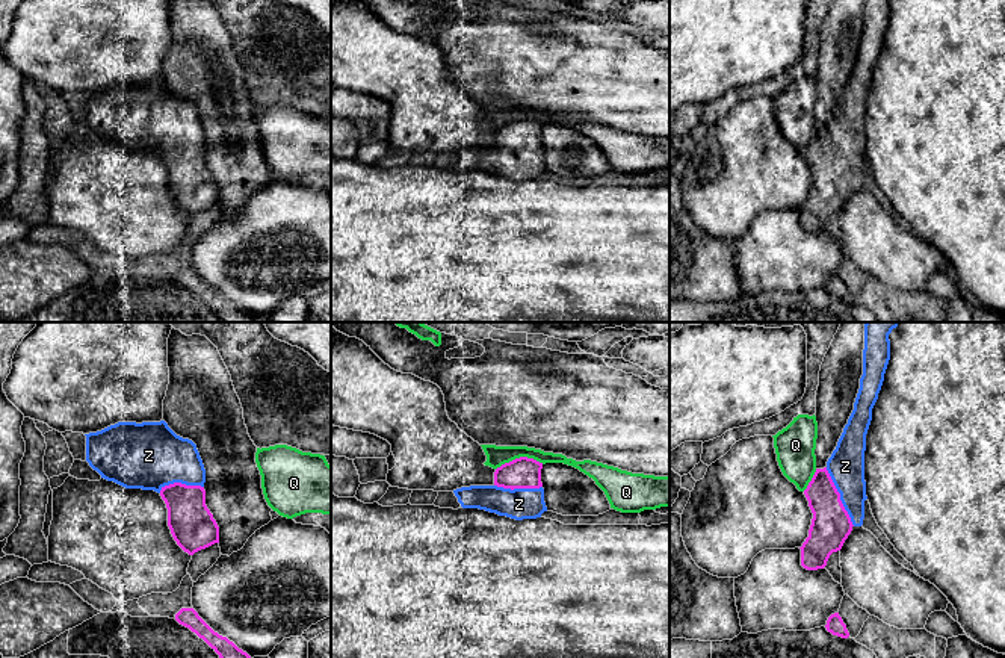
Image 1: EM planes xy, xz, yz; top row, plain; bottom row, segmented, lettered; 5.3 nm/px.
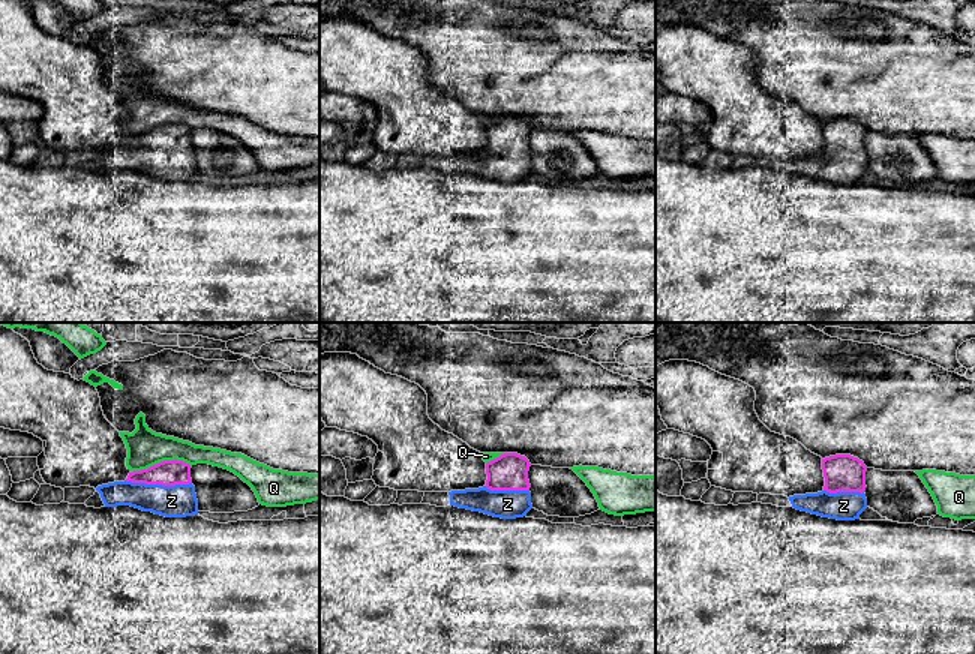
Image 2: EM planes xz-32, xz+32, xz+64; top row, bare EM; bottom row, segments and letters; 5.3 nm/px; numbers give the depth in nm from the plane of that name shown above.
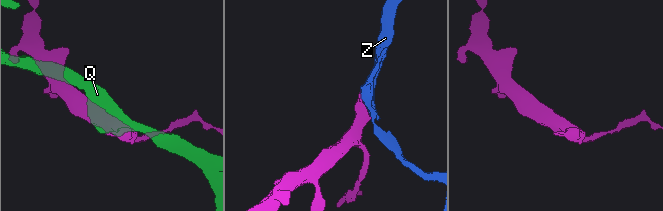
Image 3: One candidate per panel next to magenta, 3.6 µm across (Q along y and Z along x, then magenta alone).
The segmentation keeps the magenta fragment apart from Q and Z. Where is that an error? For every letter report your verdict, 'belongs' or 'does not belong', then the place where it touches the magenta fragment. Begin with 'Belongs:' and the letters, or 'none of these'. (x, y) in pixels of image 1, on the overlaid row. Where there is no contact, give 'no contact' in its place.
Belongs: Z
Q: does not belong; contact xz (520, 457)
Z: belongs; contact yz (839, 496)

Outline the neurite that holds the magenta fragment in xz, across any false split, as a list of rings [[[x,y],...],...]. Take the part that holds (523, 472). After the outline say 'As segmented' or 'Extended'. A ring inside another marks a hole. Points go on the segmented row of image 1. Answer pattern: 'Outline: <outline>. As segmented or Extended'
Outline: [[[520,457],[494,472],[493,486],[453,490],[462,508],[479,508],[515,520],[537,519],[547,511],[541,483],[543,463]]]. Extended

